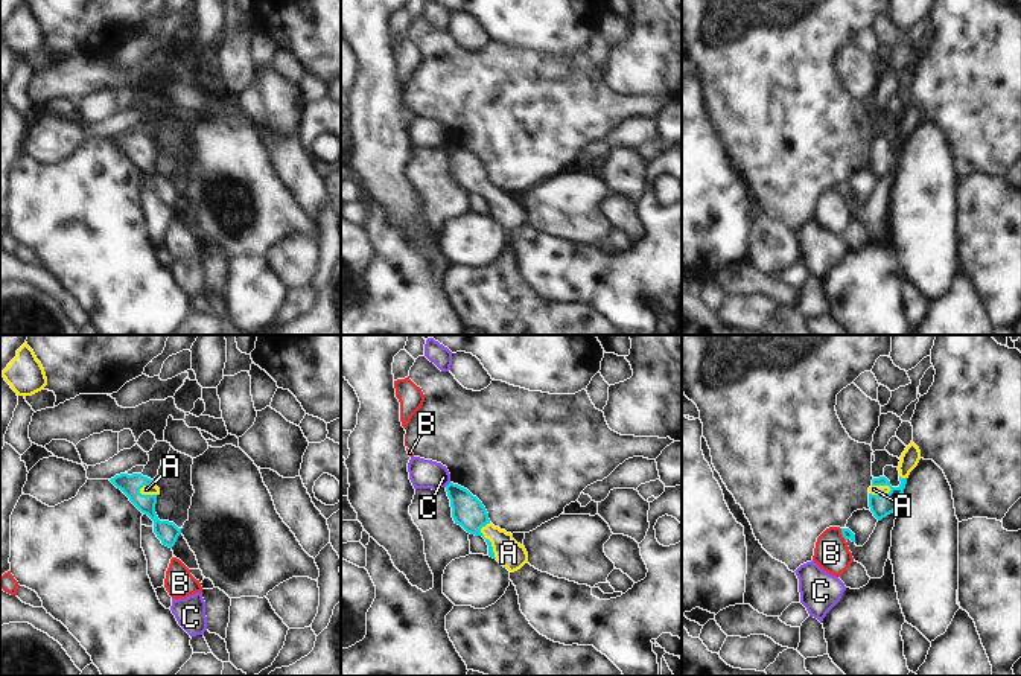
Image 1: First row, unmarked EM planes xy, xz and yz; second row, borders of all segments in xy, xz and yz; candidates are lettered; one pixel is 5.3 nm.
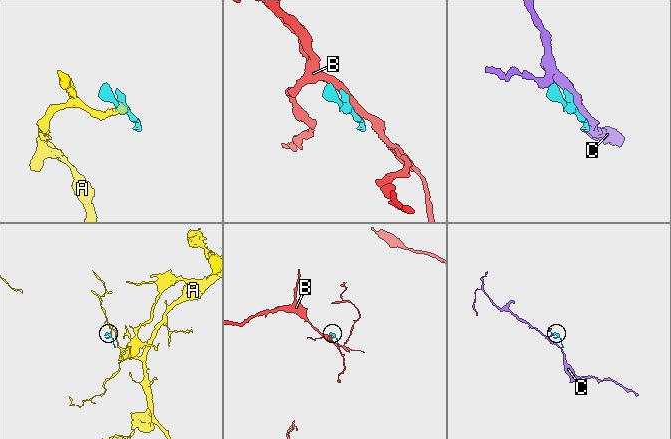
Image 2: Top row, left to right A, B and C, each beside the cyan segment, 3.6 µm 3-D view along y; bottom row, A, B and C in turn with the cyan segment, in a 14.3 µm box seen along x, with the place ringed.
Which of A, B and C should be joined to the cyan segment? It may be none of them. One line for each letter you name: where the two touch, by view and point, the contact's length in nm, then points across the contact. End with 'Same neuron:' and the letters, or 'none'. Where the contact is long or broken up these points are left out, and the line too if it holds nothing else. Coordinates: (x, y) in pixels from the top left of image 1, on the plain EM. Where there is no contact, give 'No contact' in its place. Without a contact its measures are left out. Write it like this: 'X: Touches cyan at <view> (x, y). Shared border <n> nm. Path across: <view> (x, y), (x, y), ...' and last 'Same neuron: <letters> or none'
A: Touches cyan at yz (880, 154). Shared border 120 nm. Path across: yz (881, 165), (880, 154), (874, 148)
Same neuron: A

